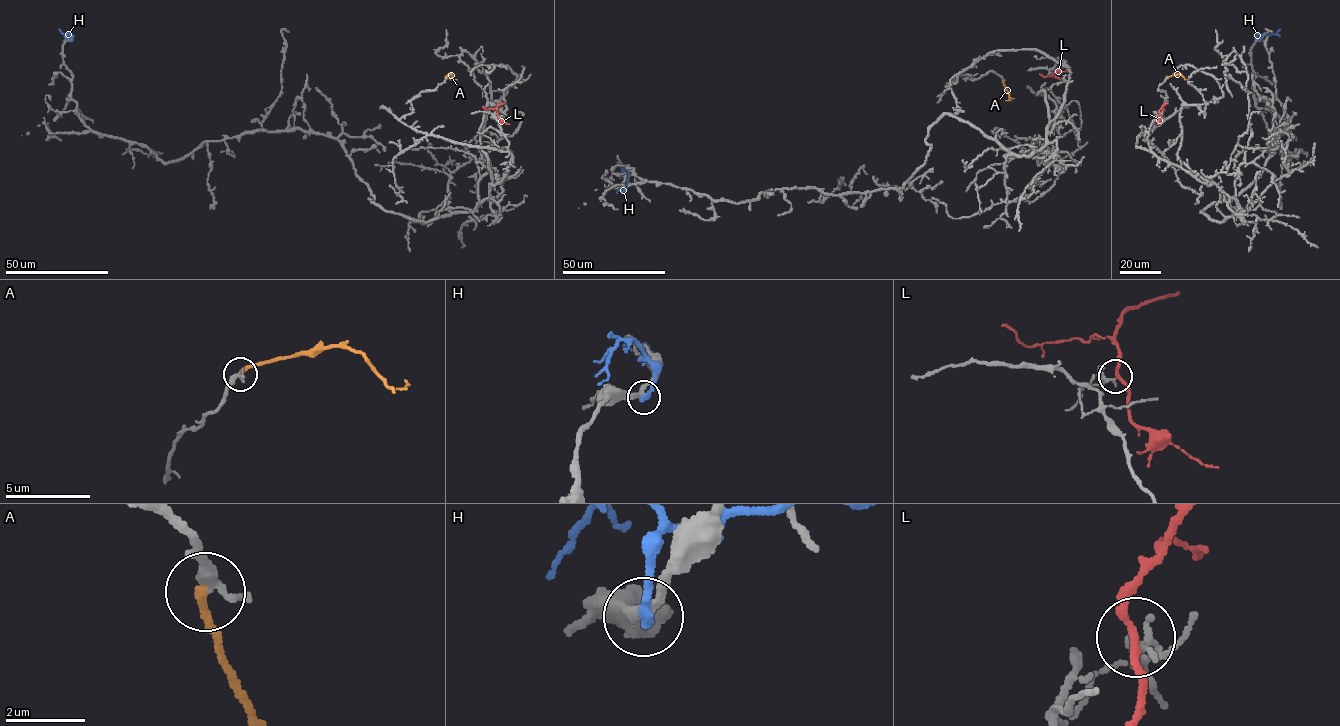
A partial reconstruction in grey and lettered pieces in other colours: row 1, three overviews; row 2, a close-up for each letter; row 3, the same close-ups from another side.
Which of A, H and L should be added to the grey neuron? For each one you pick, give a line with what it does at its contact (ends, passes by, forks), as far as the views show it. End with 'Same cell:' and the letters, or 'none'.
A: it ends there
Same cell: A

